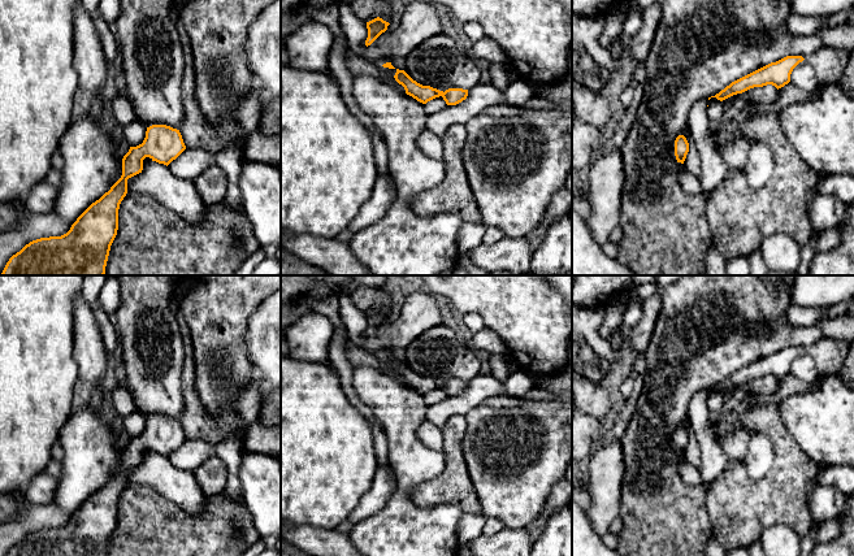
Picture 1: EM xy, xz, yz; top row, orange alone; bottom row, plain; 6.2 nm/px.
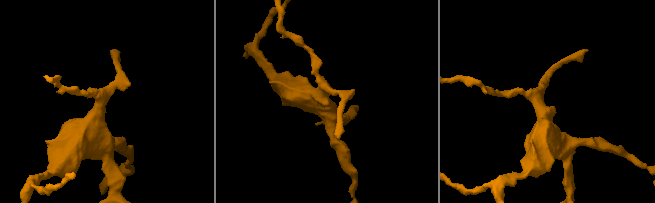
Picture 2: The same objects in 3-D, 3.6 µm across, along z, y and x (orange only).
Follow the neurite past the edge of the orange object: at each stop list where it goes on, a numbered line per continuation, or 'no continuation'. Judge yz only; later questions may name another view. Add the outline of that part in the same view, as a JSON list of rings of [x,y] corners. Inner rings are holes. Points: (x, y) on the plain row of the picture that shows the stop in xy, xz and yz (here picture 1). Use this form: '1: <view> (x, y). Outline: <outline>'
no continuation

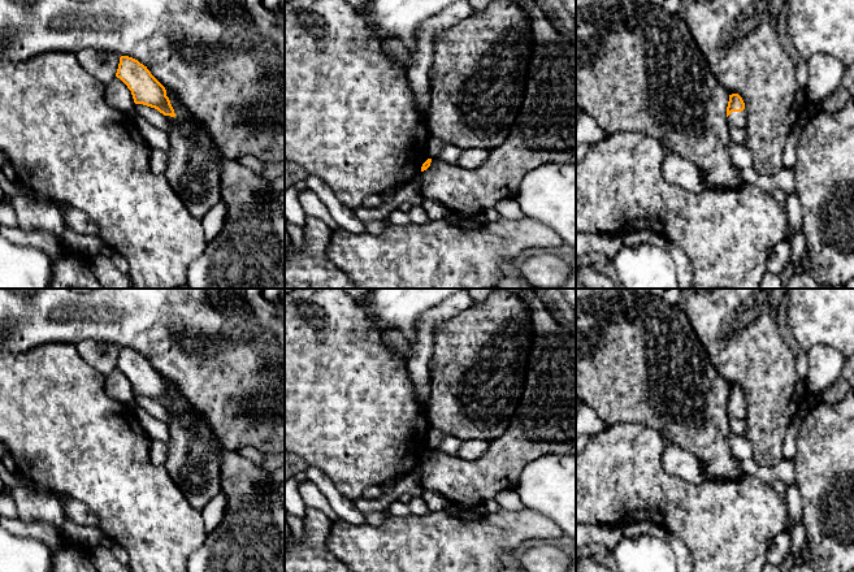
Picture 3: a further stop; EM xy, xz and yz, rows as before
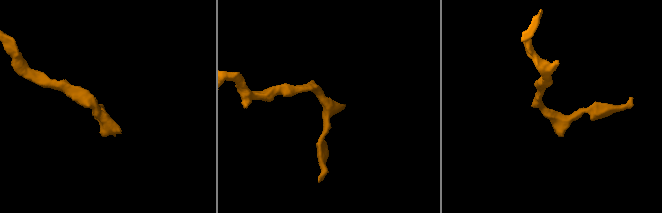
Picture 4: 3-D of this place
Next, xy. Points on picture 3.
1: xy (186, 417). Outline: [[[170,408],[170,412],[175,413],[178,417],[178,422],[186,428],[194,437],[201,436],[201,425],[198,424],[196,415],[191,412],[191,410],[182,408]]]

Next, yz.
1: yz (736, 410). Outline: [[[744,400],[741,403],[732,403],[727,408],[727,412],[729,417],[745,420],[746,419],[746,402]]]

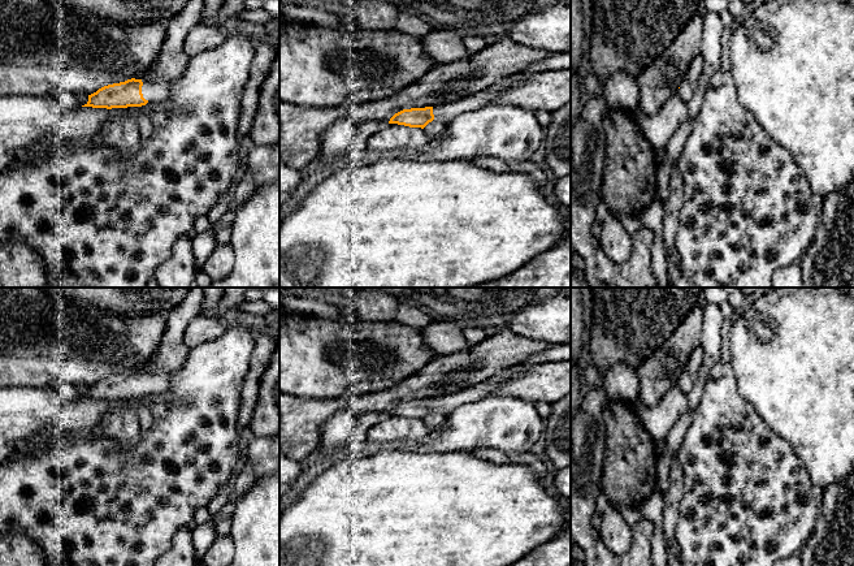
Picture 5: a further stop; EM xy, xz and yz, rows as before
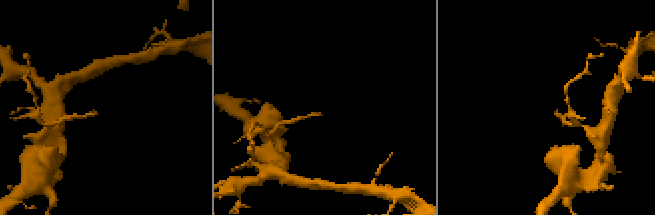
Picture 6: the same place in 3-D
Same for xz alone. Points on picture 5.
1: xz (445, 405). Outline: [[[571,344],[552,345],[549,349],[529,357],[521,364],[510,368],[485,383],[459,390],[454,394],[433,398],[434,411],[447,418],[459,406],[490,396],[499,384],[506,383],[515,373],[520,373],[541,363],[550,362],[571,362]]]

